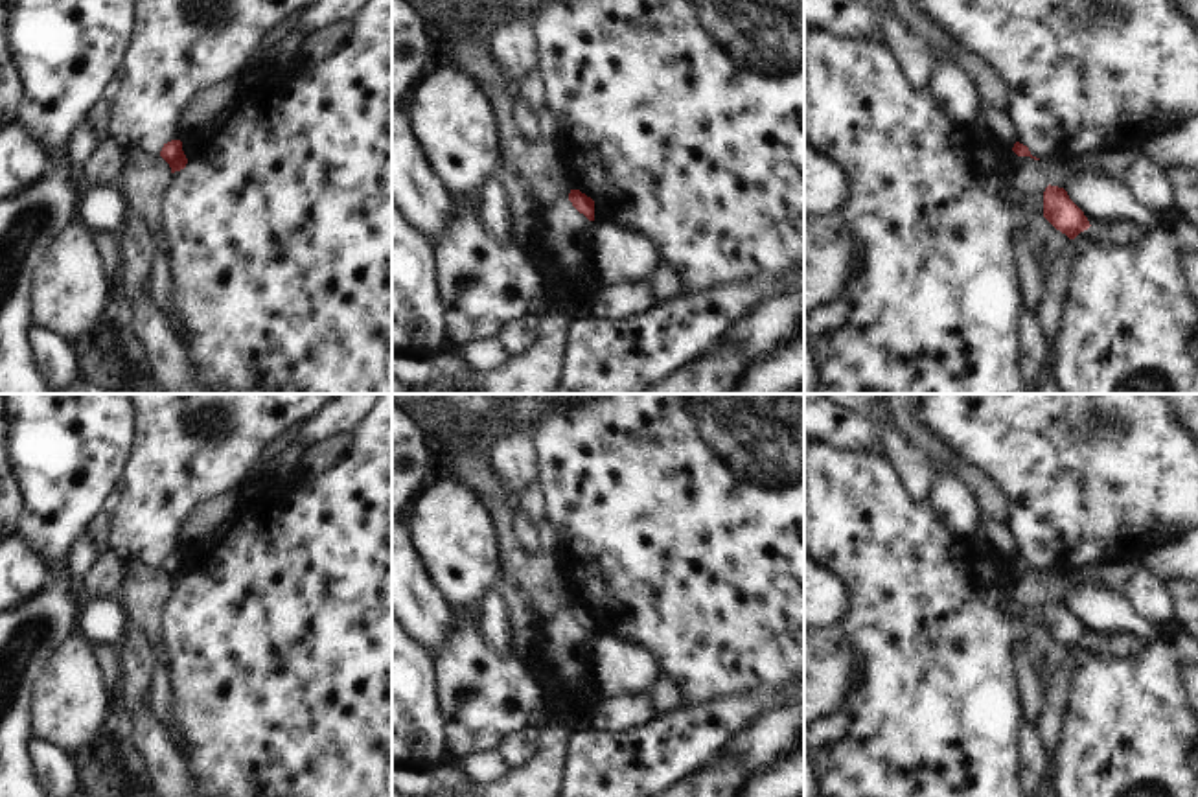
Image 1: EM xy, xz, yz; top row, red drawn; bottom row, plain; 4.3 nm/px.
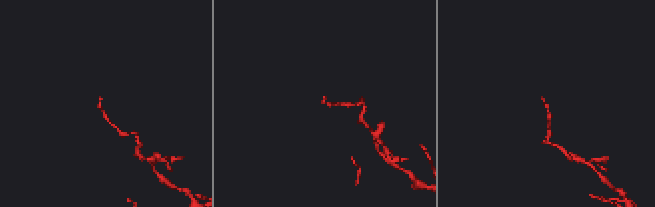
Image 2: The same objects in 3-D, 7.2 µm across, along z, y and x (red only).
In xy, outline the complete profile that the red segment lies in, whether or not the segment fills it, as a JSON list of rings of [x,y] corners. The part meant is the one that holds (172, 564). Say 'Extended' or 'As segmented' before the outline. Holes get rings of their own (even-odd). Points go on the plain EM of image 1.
As segmented. [[[171,552],[164,556],[160,569],[169,576],[171,585],[184,582],[188,576],[180,552]]]

